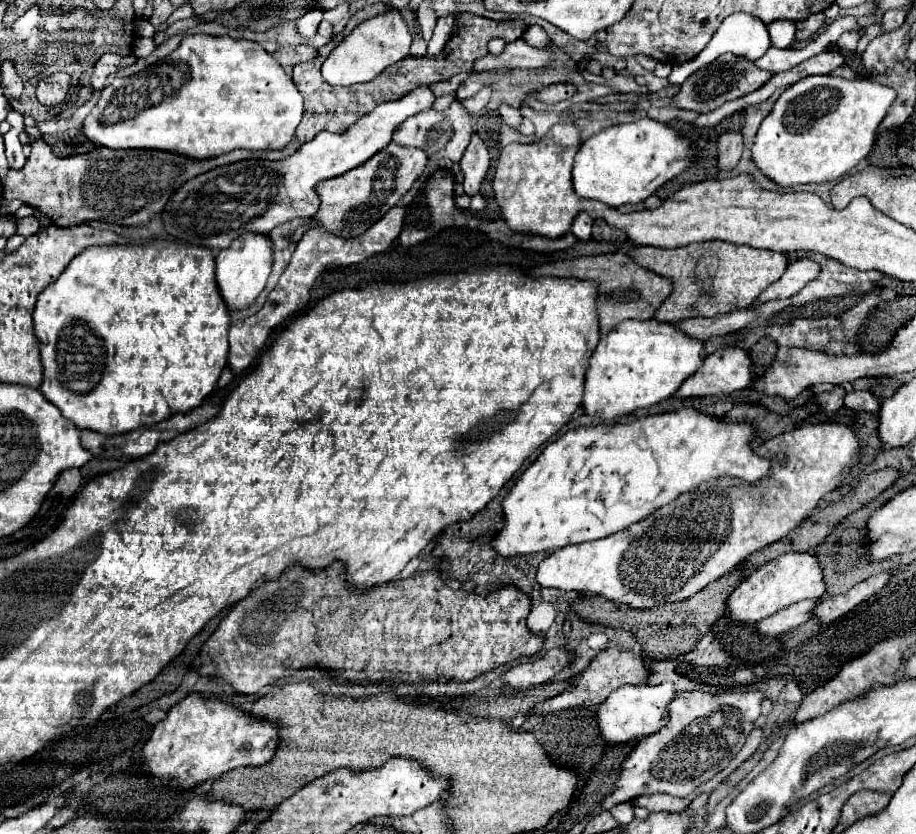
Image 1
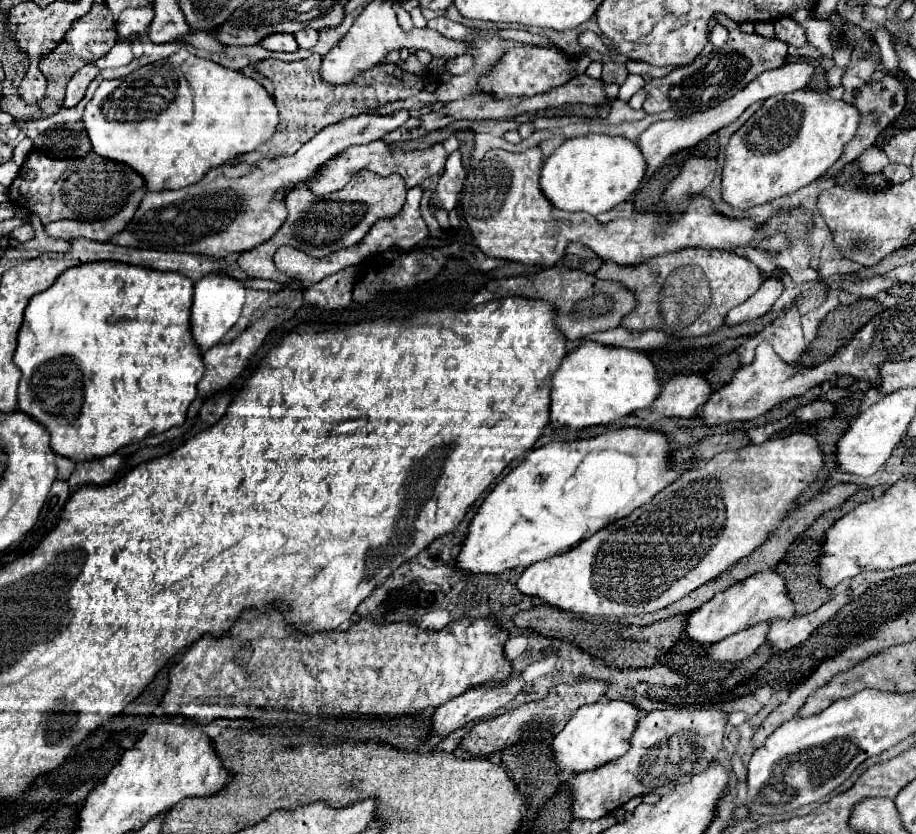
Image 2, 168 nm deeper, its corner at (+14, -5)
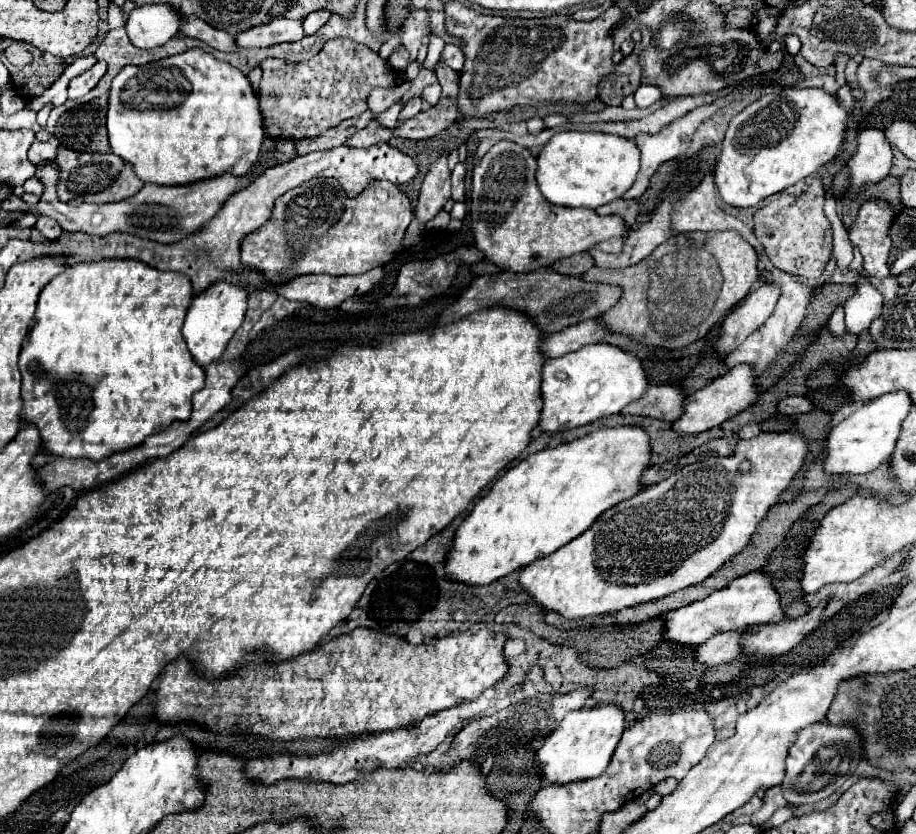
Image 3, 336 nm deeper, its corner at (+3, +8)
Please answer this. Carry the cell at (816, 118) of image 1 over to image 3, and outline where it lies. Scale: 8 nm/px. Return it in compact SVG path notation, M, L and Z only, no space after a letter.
M777 88L761 96L729 122L721 154L715 164L715 186L721 200L735 208L753 208L765 198L813 176L823 164L831 162L839 154L845 136L845 118L847 112L837 104L835 96L819 88Z

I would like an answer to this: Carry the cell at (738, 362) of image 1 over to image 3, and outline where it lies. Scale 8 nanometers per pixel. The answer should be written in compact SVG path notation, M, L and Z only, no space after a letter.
M649 386L639 402L625 406L621 414L637 414L645 418L657 418L675 422L683 414L683 390L679 386Z

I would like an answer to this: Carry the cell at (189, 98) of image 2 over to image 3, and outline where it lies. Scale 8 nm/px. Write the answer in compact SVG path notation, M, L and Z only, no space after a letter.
M199 48L143 66L125 66L109 90L107 130L111 152L131 164L139 180L165 186L187 186L223 174L245 176L259 158L265 134L259 102L247 76Z

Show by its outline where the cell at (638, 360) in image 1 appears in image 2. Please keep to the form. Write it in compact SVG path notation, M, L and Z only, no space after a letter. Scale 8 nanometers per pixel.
M584 341L568 351L552 375L550 423L568 429L610 425L628 413L650 407L660 395L660 389L658 369L646 351L628 351L624 347L604 347L604 343Z

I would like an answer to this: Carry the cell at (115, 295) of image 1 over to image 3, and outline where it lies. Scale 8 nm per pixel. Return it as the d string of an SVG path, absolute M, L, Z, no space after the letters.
M103 260L103 262L83 262L77 266L67 268L63 274L55 276L39 294L37 310L35 310L35 324L21 348L19 354L19 370L23 376L21 386L21 398L23 398L23 410L21 410L21 422L33 424L41 434L41 446L53 456L65 456L65 458L89 458L89 460L103 460L115 452L131 450L145 442L147 436L151 436L155 430L167 428L171 422L183 422L189 420L191 414L191 396L203 388L205 372L201 366L195 364L191 358L187 344L181 336L181 326L185 312L191 304L191 280L185 274L179 272L159 272L143 262L137 260Z

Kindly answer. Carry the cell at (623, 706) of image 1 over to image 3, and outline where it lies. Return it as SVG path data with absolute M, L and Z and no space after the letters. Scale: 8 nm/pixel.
M599 704L585 710L569 712L559 728L551 732L543 746L535 752L535 762L539 766L537 774L545 784L571 784L579 780L591 780L605 772L611 754L621 740L625 730L625 714L617 706Z

